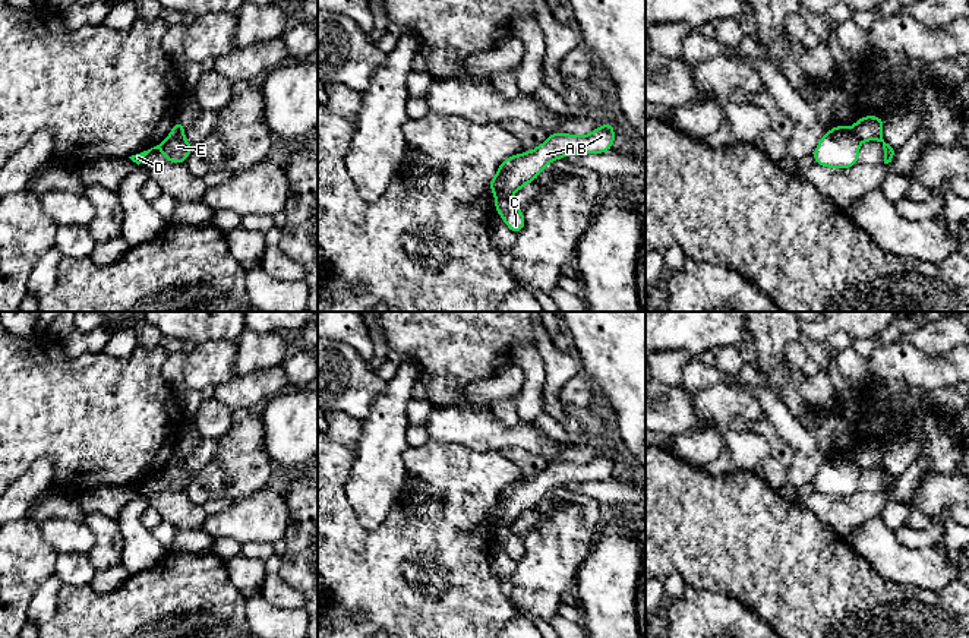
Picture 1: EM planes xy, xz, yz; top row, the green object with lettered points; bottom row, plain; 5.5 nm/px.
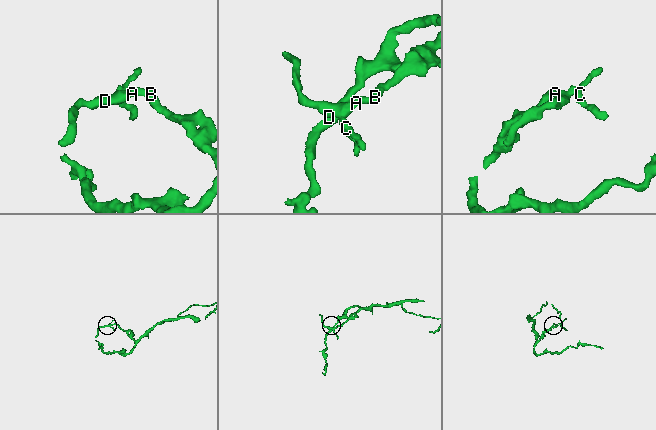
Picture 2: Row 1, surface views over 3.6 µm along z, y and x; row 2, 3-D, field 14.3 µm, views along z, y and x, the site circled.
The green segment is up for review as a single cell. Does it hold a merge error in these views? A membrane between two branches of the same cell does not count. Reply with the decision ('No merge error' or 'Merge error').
Merge error

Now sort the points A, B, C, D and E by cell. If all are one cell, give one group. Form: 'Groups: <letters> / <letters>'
Groups: A B D E / C

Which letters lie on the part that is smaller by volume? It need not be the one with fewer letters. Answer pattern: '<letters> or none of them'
C

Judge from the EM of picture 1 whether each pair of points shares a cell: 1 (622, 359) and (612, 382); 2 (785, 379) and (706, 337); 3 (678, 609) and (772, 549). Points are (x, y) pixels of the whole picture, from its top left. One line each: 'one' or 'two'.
1: one
2: two
3: two

